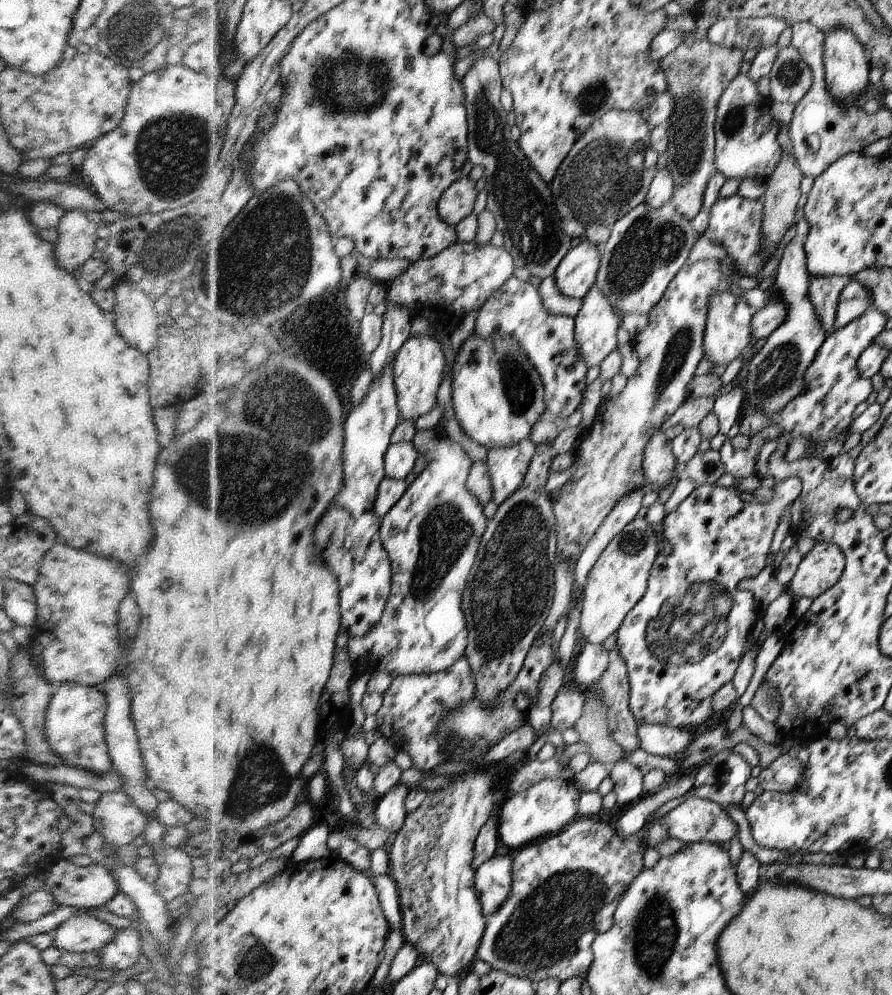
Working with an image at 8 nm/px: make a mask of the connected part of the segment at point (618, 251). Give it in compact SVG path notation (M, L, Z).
M670 201L657 209L640 203L611 227L610 237L600 252L602 259L595 286L621 315L650 314L687 262L696 241L697 230Z

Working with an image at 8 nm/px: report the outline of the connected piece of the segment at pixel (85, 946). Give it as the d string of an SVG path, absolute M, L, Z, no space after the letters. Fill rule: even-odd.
M75 915L59 924L51 933L52 946L71 953L87 953L113 941L118 929L88 915Z

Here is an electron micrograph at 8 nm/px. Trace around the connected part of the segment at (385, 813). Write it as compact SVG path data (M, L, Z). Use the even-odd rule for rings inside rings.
M400 783L390 793L380 797L376 804L377 826L390 829L394 839L399 835L410 813L407 807L410 793L411 788Z

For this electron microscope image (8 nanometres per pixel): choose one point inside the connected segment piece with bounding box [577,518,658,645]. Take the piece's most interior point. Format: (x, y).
(617, 581)

